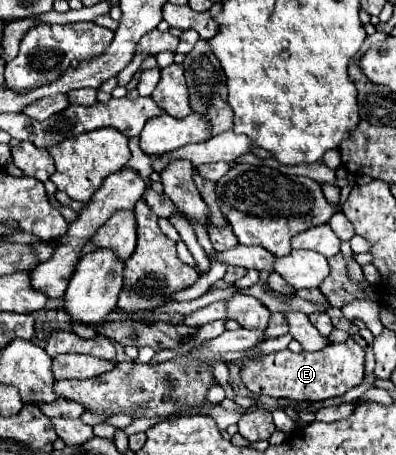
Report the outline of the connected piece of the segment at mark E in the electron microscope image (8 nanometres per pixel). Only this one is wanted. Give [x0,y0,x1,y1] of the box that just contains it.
[240,338,364,402]

